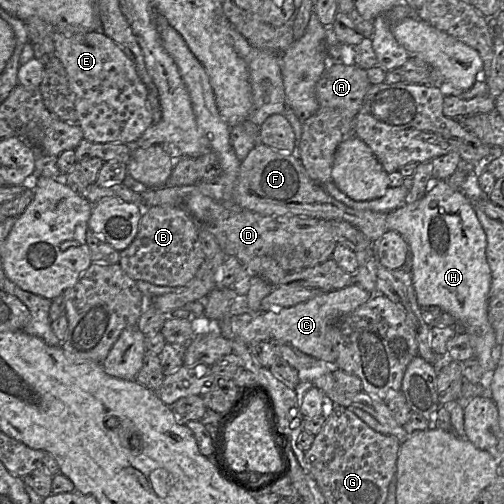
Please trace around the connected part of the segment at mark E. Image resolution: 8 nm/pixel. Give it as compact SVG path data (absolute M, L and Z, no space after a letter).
M54 29L55 56L62 62L73 96L77 124L85 140L94 143L136 142L151 126L147 89L124 51L101 30L76 33Z

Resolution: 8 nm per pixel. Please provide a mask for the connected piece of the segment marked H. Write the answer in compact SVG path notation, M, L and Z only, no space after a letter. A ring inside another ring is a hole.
M439 180L419 201L389 212L386 224L388 230L401 234L411 252L411 276L420 307L436 305L451 314L469 335L475 357L484 373L495 371L498 363L493 359L492 353L498 344L488 319L491 270L486 258L486 234L468 198L461 190L451 188L446 180Z

